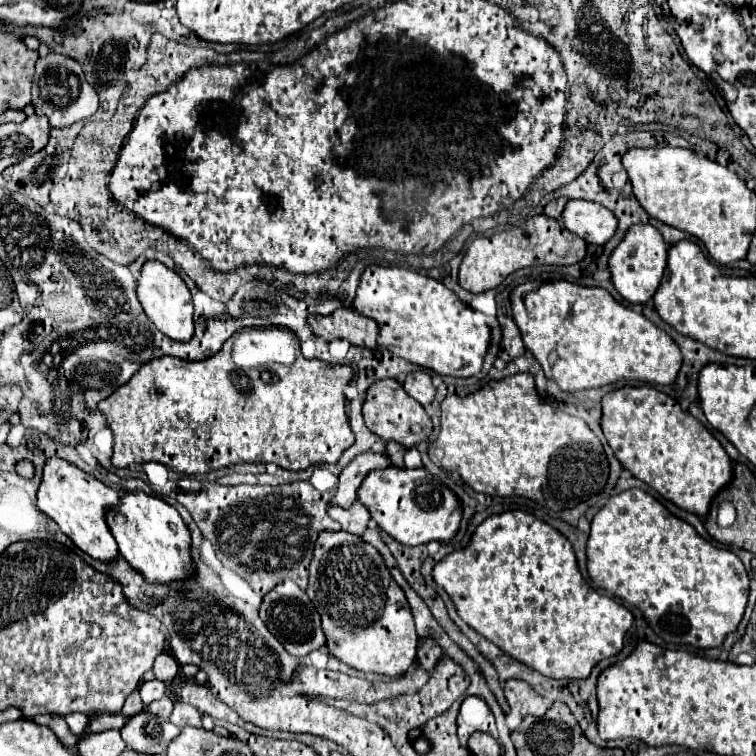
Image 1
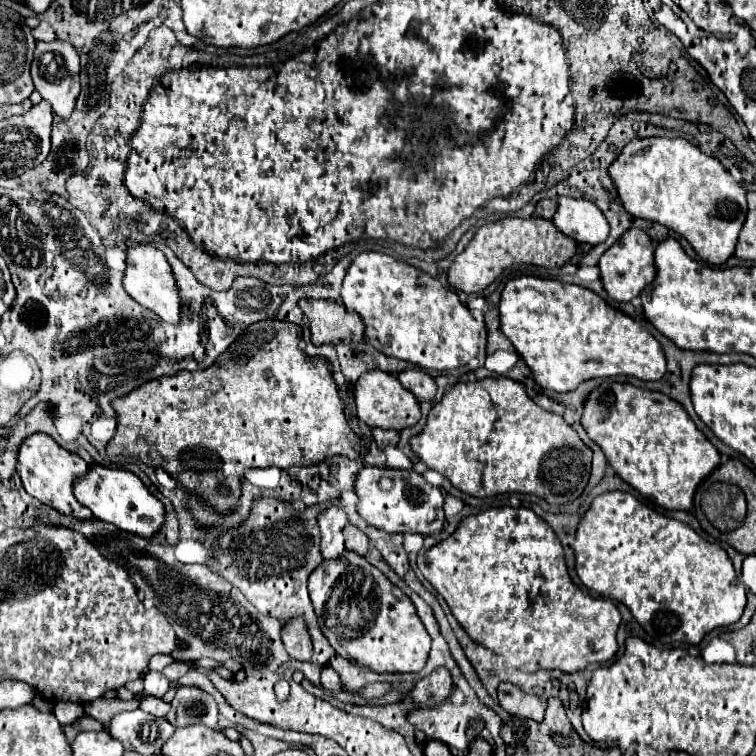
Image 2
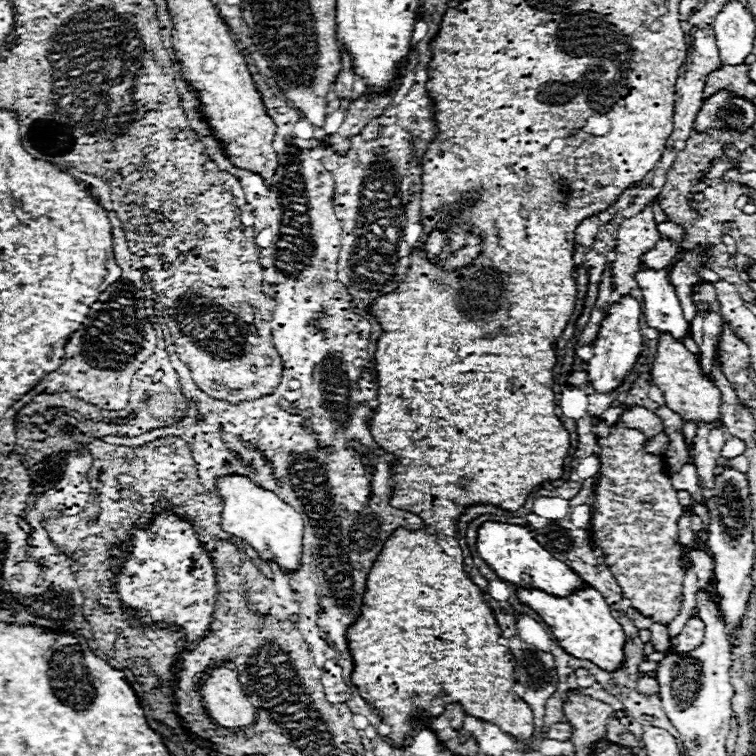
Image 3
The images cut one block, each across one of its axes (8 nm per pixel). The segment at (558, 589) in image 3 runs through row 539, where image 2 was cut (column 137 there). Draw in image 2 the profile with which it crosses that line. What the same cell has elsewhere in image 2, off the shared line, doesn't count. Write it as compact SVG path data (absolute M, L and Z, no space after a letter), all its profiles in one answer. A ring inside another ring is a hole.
M90 464L88 472L76 478L76 482L72 484L72 490L74 490L74 496L86 508L90 508L98 520L110 522L120 530L138 534L142 538L152 538L164 522L164 504L158 498L154 498L148 492L148 488L142 484L142 480L130 470L122 470L122 468L112 470L100 464Z

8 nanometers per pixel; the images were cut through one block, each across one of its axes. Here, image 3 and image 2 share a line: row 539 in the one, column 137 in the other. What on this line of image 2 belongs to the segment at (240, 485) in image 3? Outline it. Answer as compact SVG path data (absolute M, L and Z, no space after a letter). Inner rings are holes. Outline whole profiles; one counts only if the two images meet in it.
M128 240L126 244L128 244L128 250L126 250L128 256L126 256L126 272L124 272L124 290L128 292L128 296L134 298L144 308L152 310L154 314L158 314L162 320L172 324L178 322L178 314L180 314L178 288L164 252L146 242Z

